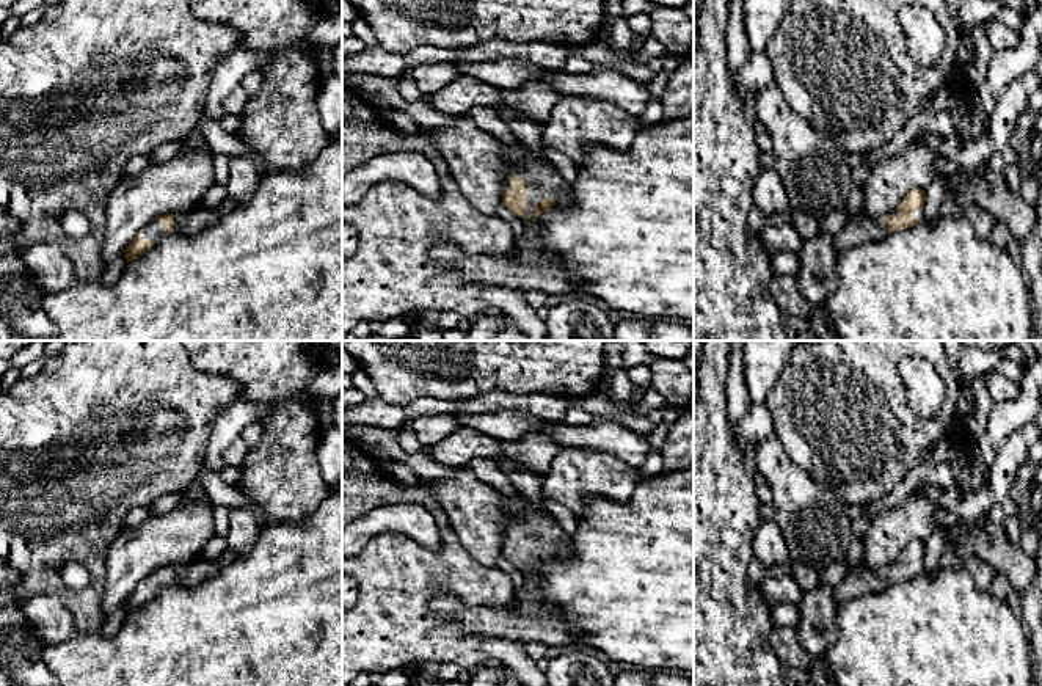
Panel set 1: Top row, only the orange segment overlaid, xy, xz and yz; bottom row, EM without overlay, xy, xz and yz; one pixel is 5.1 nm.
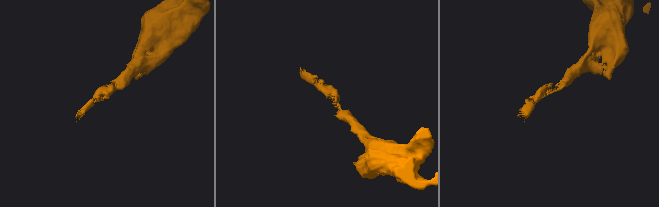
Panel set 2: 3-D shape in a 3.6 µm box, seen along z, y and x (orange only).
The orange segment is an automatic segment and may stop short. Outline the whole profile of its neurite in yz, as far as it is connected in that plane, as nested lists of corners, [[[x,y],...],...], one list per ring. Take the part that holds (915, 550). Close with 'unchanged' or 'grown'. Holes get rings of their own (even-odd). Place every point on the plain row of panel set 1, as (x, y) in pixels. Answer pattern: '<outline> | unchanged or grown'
[[[921,540],[910,542],[893,565],[871,570],[863,564],[835,587],[836,608],[855,597],[882,592],[887,586],[912,579],[924,571],[926,545]]] | grown

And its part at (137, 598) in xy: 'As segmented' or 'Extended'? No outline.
Extended

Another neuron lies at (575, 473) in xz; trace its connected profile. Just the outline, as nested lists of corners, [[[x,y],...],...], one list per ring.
[[[562,447],[541,482],[543,499],[584,512],[585,496],[628,501],[639,480],[636,468],[601,449]]]

